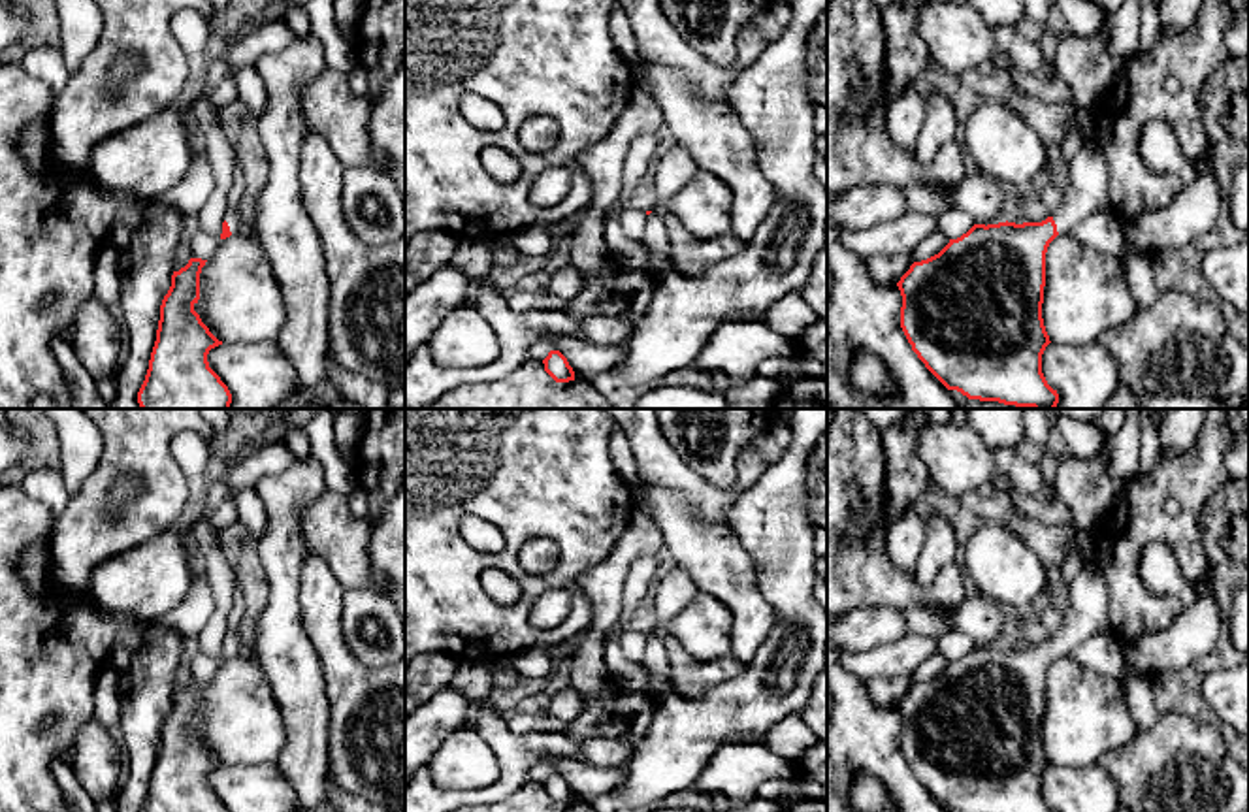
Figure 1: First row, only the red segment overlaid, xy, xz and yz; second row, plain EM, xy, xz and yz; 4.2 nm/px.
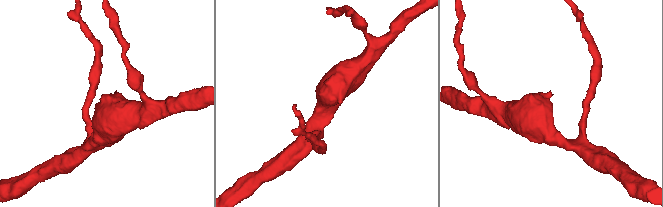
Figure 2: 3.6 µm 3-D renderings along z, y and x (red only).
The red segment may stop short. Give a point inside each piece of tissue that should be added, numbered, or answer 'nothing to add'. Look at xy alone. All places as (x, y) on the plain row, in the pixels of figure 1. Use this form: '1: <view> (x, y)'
1: xy (232, 639)

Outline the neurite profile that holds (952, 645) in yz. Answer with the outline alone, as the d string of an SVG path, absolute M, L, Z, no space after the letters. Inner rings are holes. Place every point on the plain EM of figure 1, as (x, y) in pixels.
M946 631L938 635L936 654L944 656L948 661L957 661L966 656L976 642L961 631Z

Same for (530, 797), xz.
M526 782L516 793L492 804L462 806L454 812L597 812L584 803L556 804L543 782Z

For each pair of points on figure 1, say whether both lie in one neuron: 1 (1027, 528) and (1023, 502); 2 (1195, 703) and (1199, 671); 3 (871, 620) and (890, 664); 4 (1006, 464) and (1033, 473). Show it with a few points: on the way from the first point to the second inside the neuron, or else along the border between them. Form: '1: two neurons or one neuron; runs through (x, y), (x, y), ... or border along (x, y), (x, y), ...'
1: two neurons; border along (1006, 496), (1020, 511), (1031, 517), (1069, 524)
2: one neuron; runs through (1193, 696), (1193, 679)
3: two neurons; border along (907, 632), (895, 641), (846, 652)
4: one neuron; runs through (1012, 464), (1021, 473), (1027, 473)

